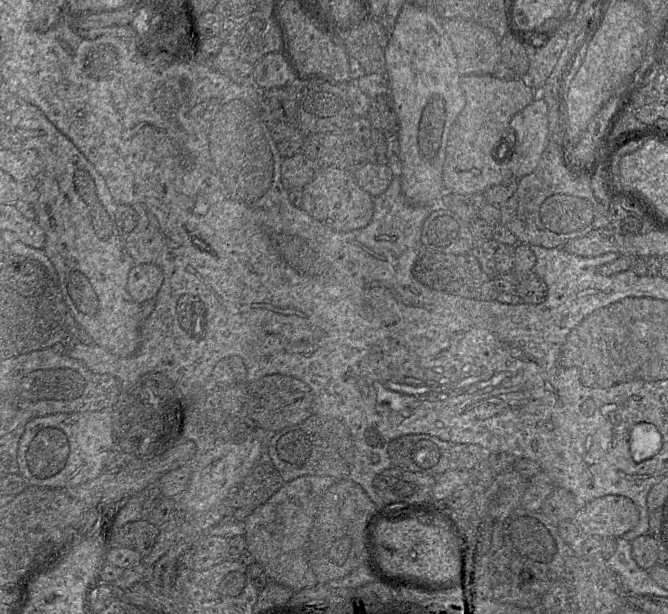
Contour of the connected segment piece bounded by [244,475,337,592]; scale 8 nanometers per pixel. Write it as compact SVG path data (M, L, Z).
M318 475L300 476L285 482L279 490L245 519L244 537L247 550L254 555L256 562L263 566L270 581L285 585L294 592L313 587L318 583L307 559L307 541L315 521L318 505L327 489L336 482L337 480L331 476Z

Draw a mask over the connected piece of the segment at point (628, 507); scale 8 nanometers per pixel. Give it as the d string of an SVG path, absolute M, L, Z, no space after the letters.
M606 495L579 508L573 518L584 536L622 537L639 522L634 502L621 495Z

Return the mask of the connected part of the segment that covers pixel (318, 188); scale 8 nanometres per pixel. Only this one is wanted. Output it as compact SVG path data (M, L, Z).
M319 166L315 177L302 189L302 206L309 215L337 231L367 226L373 216L373 197L357 183L353 173L334 166Z

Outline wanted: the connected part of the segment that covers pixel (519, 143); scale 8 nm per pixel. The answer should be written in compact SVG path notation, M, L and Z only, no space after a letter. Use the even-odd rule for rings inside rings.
M538 95L531 104L512 118L509 127L511 135L508 138L511 140L509 140L510 142L506 140L503 147L506 148L506 144L509 144L511 155L513 147L516 146L508 165L513 176L521 179L537 168L542 153L549 143L548 108L545 100Z

